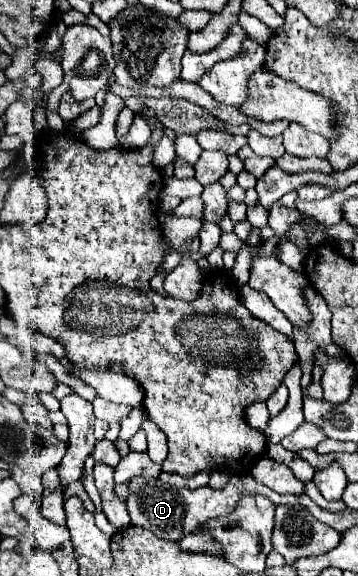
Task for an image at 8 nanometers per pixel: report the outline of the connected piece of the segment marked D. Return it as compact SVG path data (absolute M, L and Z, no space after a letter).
M230 474L228 484L224 484L224 488L212 488L208 484L208 486L200 486L196 490L172 488L158 478L148 480L144 476L134 476L128 482L128 490L130 490L130 496L128 496L126 504L128 504L132 524L148 528L162 540L170 540L170 542L180 542L182 536L192 534L208 518L216 518L216 516L224 516L224 514L232 512L232 508L236 506L242 492L252 492L252 494L266 492L266 488L262 484L258 484L250 474Z

